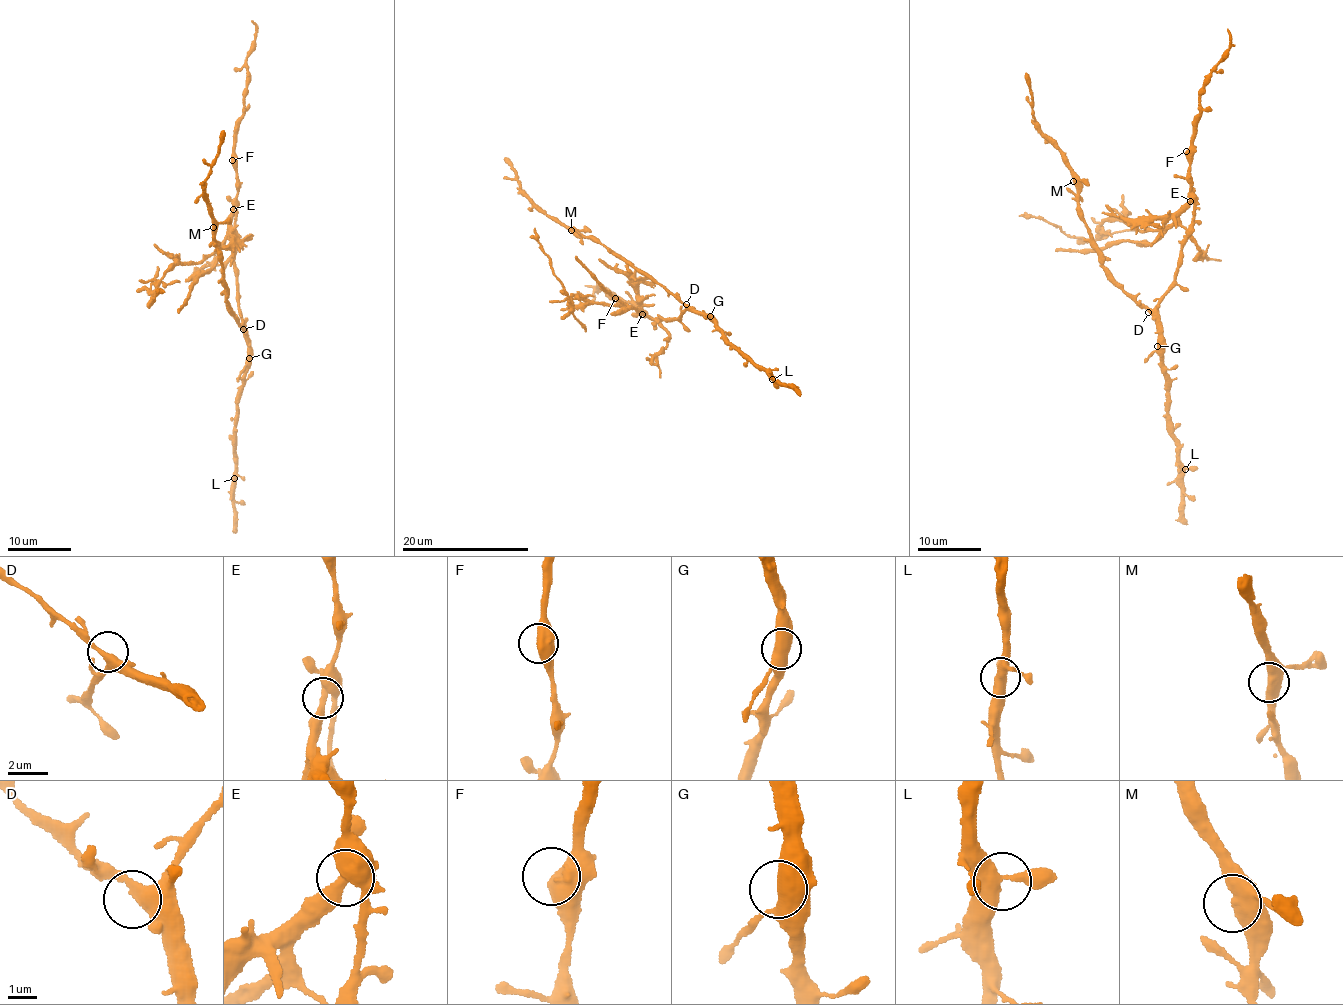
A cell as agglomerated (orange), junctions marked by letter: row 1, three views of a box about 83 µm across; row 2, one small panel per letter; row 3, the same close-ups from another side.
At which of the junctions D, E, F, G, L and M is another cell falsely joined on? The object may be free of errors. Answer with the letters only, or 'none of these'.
E

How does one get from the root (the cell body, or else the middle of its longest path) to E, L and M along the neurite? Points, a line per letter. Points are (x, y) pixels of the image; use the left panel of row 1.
E: (242, 315), (236, 297), (237, 210), (233, 209)
L: (242, 315), (247, 344), (247, 371), (237, 404), (234, 478)
M: (242, 315), (243, 326), (226, 300), (220, 253), (213, 227)

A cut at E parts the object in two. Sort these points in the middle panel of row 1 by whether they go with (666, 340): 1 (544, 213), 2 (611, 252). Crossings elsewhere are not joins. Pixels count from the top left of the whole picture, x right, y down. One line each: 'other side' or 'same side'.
1: other side
2: other side

